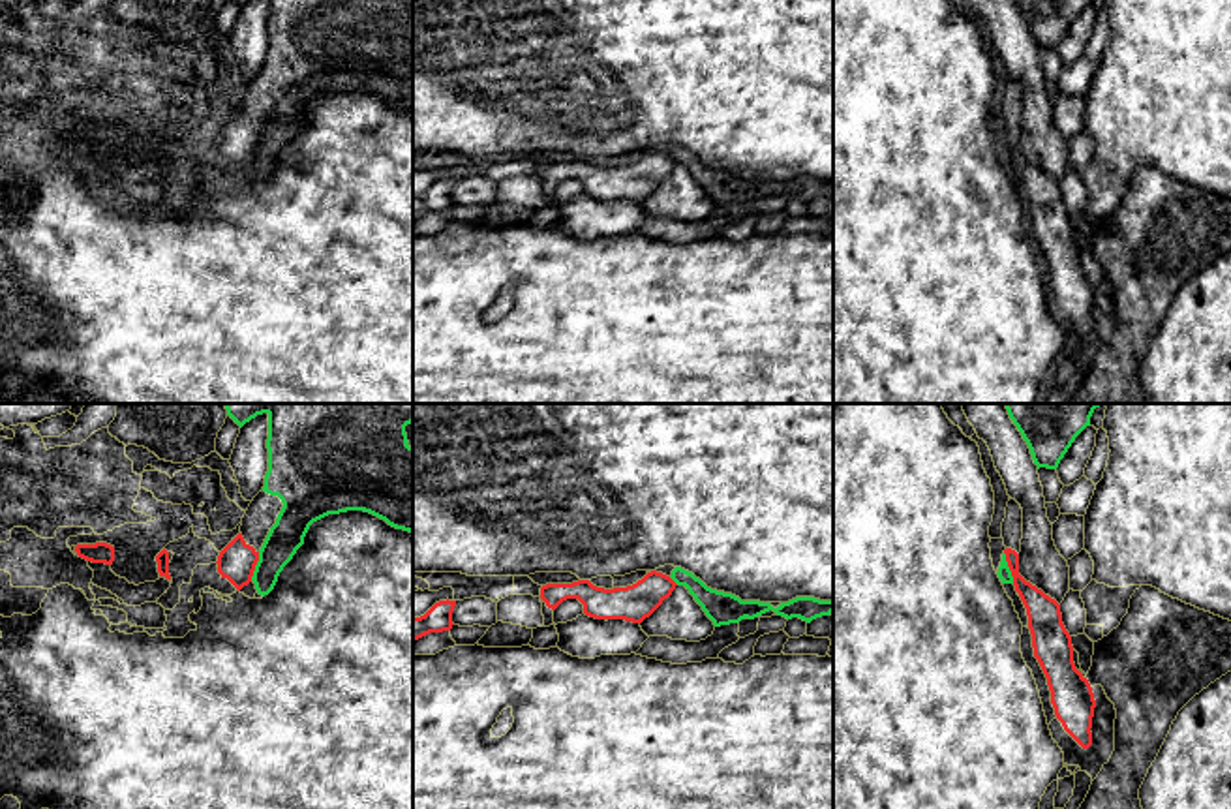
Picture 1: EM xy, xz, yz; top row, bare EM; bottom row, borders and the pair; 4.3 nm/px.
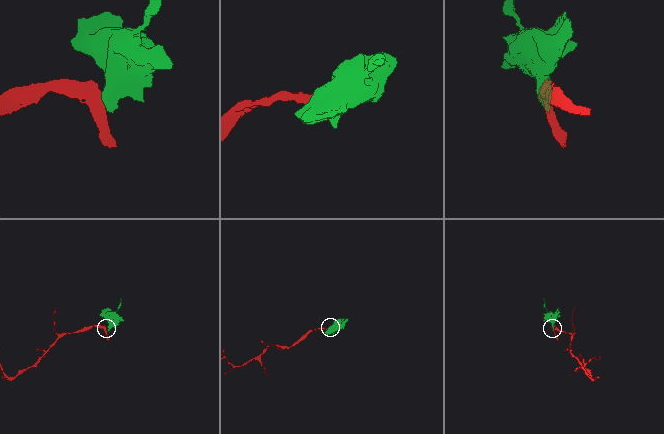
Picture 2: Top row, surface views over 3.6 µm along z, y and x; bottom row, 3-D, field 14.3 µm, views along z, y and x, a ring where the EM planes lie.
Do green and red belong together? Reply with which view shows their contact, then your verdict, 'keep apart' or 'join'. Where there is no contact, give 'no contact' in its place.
contact in yz; keep apart

